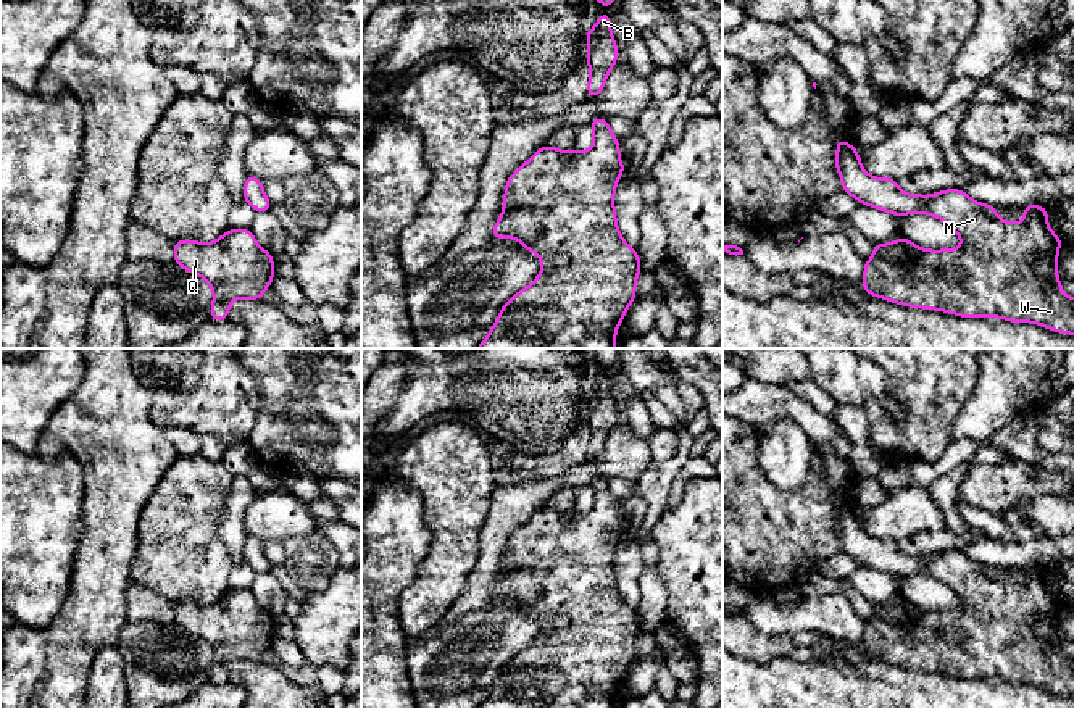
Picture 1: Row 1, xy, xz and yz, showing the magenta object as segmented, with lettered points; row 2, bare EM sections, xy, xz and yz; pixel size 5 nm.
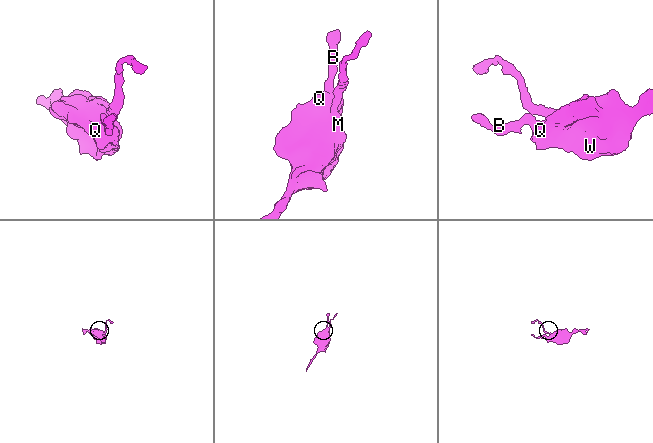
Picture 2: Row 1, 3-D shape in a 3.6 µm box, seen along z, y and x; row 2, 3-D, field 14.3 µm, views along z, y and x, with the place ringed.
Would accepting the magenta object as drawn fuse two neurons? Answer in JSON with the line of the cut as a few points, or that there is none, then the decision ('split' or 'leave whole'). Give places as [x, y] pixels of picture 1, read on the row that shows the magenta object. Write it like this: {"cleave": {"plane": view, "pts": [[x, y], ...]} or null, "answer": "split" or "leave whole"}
{"cleave": null, "answer": "leave whole"}

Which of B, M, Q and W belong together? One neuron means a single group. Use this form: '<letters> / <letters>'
B M Q W

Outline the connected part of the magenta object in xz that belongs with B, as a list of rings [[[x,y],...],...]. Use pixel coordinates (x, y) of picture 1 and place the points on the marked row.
[[[602,13],[595,26],[585,32],[589,48],[587,98],[595,98],[605,87],[610,69],[618,63],[618,44],[611,34],[611,16]]]

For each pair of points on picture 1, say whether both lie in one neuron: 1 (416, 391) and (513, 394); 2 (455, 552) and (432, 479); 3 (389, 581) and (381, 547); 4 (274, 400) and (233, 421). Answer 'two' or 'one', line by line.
1: one
2: one
3: one
4: two

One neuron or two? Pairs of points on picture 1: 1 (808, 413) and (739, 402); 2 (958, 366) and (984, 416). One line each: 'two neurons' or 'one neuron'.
1: one neuron
2: two neurons

